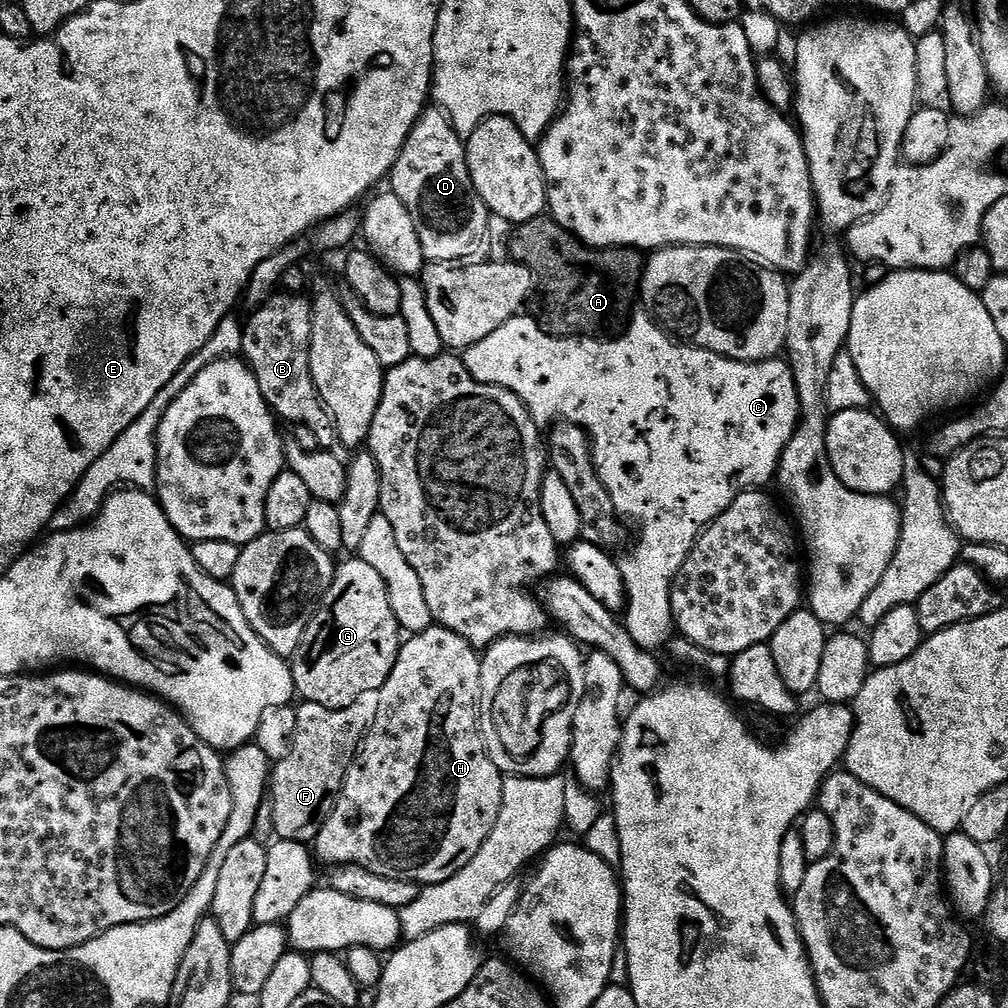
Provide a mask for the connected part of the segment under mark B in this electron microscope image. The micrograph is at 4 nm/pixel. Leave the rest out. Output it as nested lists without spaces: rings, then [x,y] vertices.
[[[273,294],[264,304],[252,312],[253,316],[243,325],[244,347],[243,359],[246,361],[252,373],[258,378],[258,390],[262,390],[262,398],[266,398],[269,408],[281,421],[289,420],[292,426],[301,424],[306,430],[311,430],[314,438],[318,438],[318,449],[332,450],[337,447],[338,437],[336,424],[332,421],[332,415],[320,397],[316,383],[312,377],[310,358],[312,357],[312,306],[300,294]]]

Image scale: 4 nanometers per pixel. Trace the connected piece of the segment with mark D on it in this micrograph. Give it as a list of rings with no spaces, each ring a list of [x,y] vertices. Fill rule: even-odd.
[[[425,107],[410,130],[390,173],[390,191],[402,200],[416,224],[425,261],[437,264],[464,262],[488,235],[490,213],[475,192],[467,169],[465,141],[454,130],[447,112]]]

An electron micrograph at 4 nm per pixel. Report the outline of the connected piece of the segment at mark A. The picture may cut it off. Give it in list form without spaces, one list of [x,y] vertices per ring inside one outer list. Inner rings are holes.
[[[544,214],[513,227],[508,256],[532,271],[539,291],[544,291],[540,329],[561,338],[600,338],[607,328],[623,321],[633,311],[632,303],[637,303],[646,263],[643,251],[591,247]]]

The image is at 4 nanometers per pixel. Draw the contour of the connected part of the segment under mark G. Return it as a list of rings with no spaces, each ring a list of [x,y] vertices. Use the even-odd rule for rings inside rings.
[[[353,558],[335,569],[332,584],[308,624],[290,667],[301,701],[343,710],[367,692],[379,693],[400,653],[402,629],[390,610],[382,574],[365,560]]]

